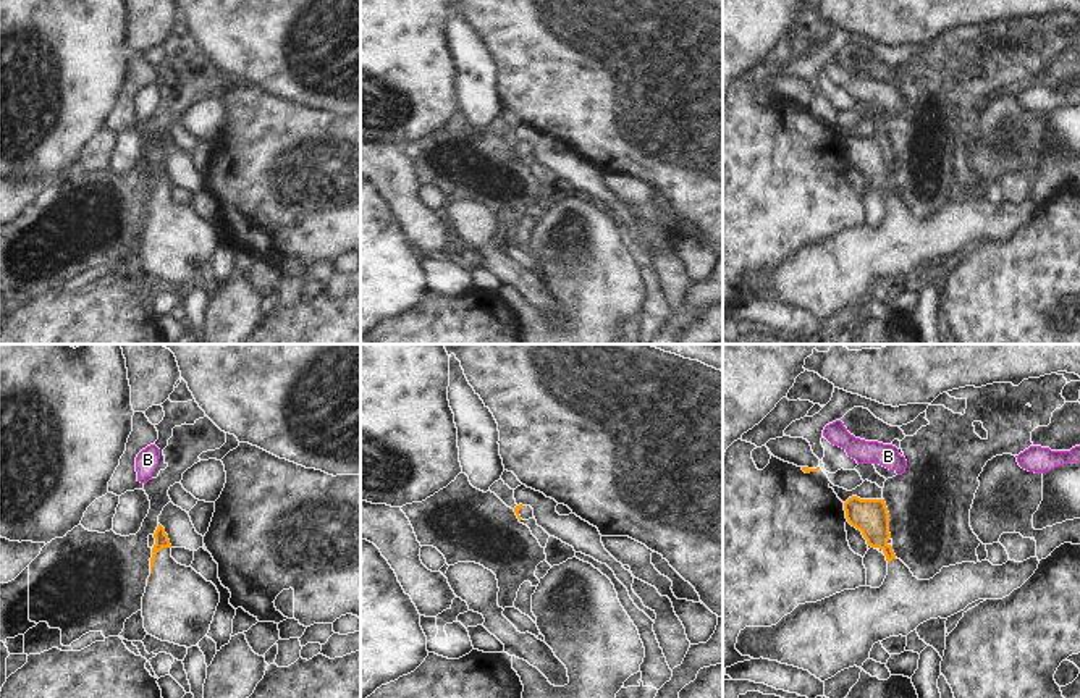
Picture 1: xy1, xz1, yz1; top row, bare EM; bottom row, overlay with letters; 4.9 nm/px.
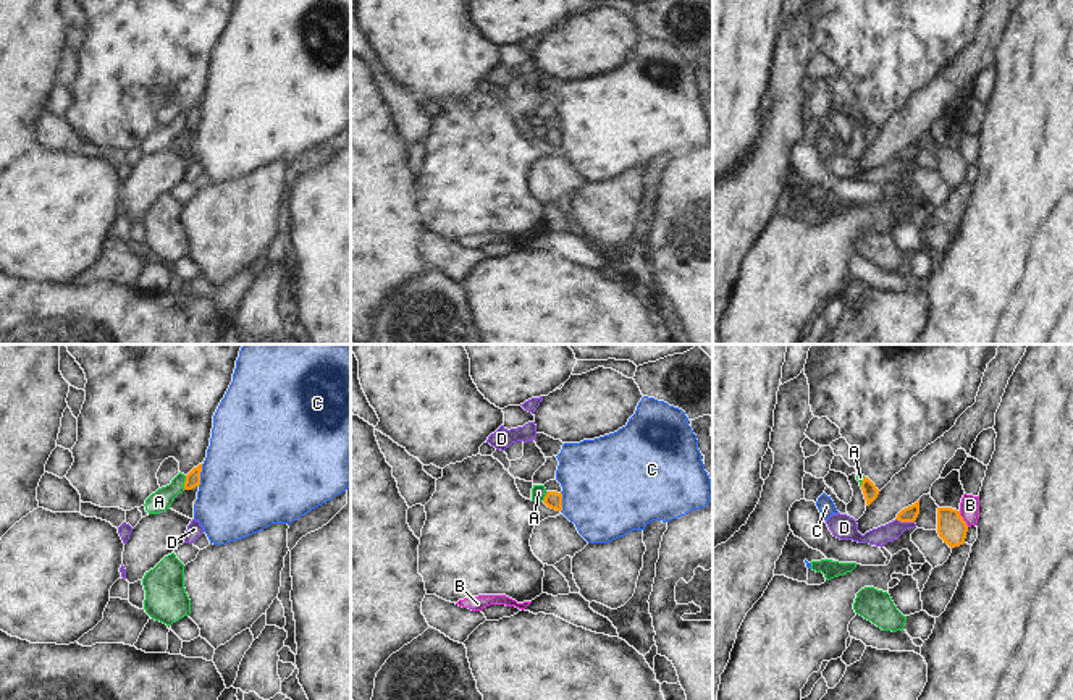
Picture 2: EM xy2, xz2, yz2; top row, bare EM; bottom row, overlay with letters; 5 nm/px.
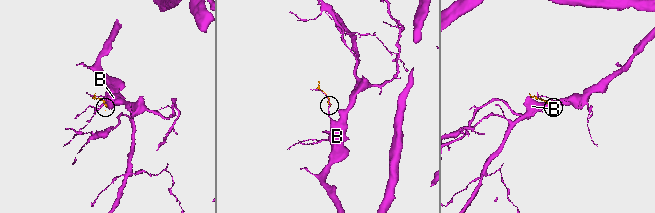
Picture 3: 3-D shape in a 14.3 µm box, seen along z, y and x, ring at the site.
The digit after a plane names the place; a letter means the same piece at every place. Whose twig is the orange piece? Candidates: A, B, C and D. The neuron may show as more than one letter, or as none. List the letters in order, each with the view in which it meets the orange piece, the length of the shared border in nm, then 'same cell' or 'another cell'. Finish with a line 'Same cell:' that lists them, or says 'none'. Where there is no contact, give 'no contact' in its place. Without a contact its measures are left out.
A: contact in xy2; length 70 nm; another cell
B: contact in yz2; length 90 nm; another cell
C: contact in xy2; length 110 nm; another cell
D: contact in yz2; length 100 nm; another cell
Same cell: none

